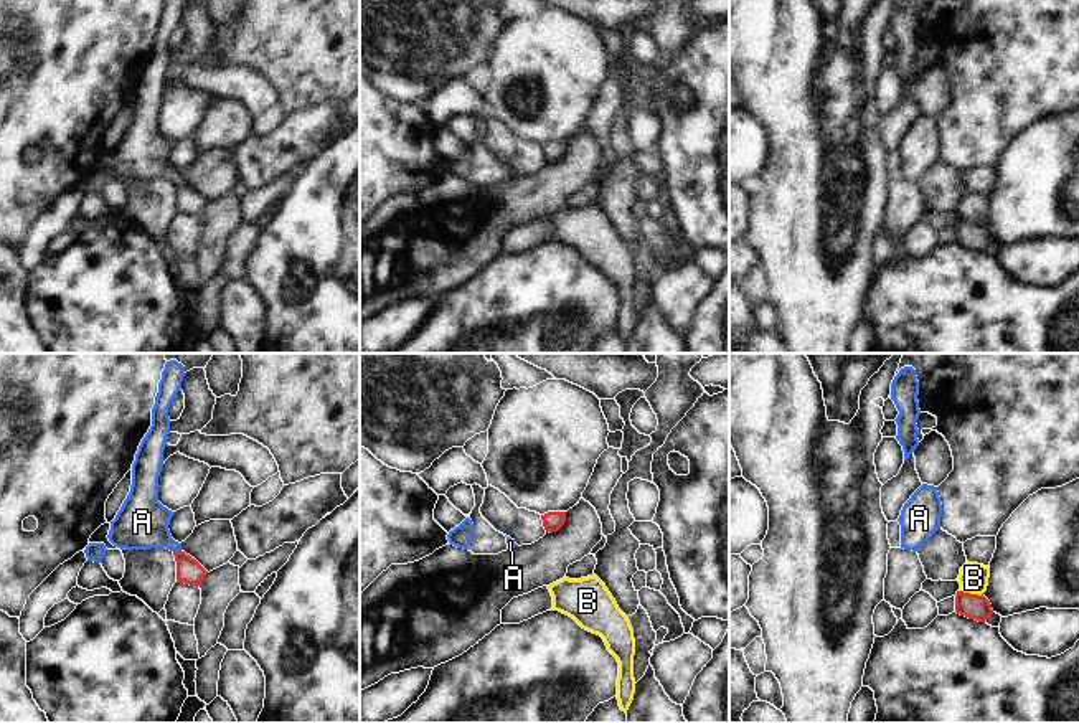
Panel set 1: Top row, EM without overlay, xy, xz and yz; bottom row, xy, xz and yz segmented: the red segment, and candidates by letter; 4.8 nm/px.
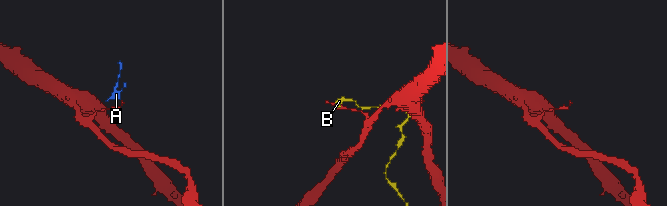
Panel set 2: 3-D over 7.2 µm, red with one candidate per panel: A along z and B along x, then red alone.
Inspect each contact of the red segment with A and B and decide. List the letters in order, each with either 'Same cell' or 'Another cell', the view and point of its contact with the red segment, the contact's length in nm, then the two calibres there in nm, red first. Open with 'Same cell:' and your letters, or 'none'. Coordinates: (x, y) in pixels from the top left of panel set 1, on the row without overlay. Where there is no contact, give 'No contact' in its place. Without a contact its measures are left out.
Same cell: A
A: Same cell. Touches red at xy (177, 182). Shared border 40 nm. Thickness 120 nm (red) against 260 nm
B: Another cell. Touches red at yz (972, 225). Shared border 110 nm. Thickness 120 nm (red) against 140 nm

